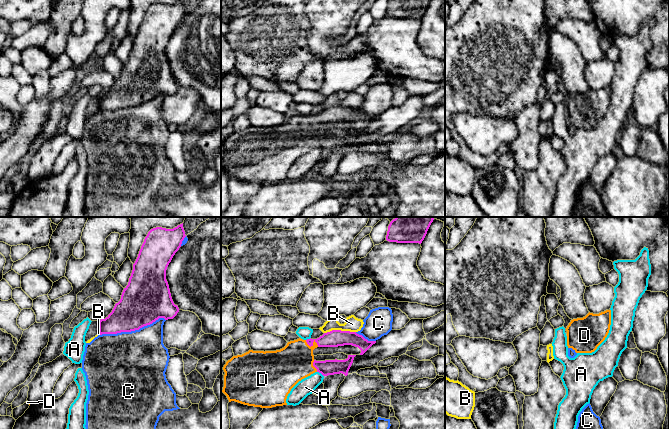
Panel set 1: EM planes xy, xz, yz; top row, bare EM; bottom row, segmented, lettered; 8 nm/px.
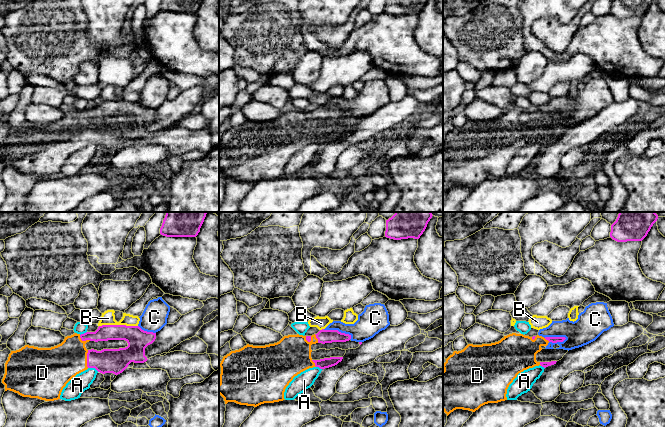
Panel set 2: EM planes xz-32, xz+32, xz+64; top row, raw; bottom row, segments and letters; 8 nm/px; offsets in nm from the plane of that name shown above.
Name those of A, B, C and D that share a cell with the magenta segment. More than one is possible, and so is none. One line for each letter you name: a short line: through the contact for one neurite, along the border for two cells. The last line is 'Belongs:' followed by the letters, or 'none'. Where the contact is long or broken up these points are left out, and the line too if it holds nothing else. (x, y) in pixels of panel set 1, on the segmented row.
D: Line: xz (334, 338), (312, 344), (289, 365)
Belongs: D

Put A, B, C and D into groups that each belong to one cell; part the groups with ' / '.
A / B / C / D

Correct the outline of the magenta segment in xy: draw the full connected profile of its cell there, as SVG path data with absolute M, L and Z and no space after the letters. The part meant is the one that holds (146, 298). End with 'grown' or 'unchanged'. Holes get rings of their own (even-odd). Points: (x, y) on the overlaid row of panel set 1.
M183 223L173 229L156 227L148 232L120 301L115 304L112 312L105 319L99 321L100 335L139 330L159 318L168 320L177 315L179 308L172 300L166 280L166 270L185 237Z; unchanged

